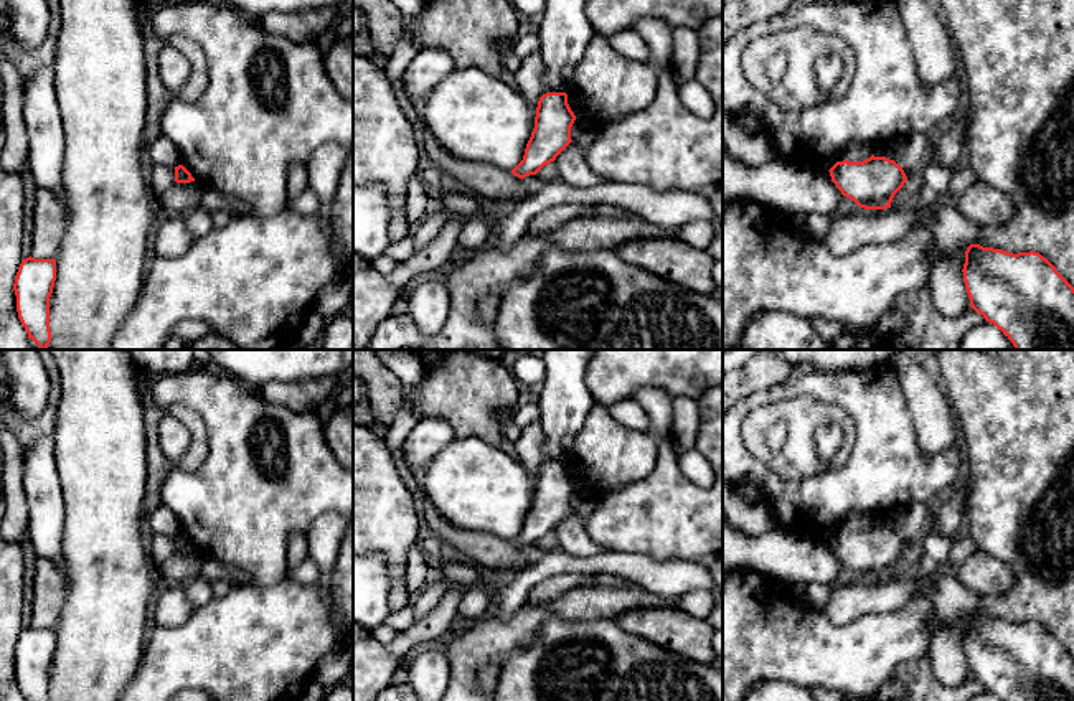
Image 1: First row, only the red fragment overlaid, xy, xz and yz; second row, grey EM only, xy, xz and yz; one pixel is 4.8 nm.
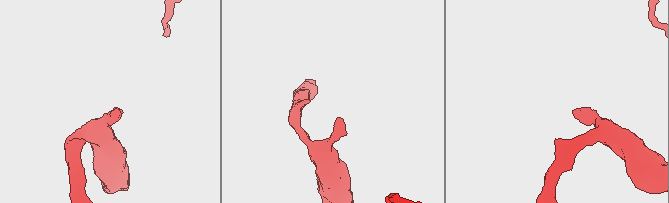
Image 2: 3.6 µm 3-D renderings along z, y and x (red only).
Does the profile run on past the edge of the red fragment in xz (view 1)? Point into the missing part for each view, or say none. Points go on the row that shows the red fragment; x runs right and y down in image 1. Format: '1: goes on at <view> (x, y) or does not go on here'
1: does not go on here

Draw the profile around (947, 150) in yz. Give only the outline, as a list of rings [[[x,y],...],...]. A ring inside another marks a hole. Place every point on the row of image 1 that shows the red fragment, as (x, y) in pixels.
[[[962,111],[952,119],[950,129],[934,145],[932,162],[954,168],[962,152],[967,148],[968,111]]]

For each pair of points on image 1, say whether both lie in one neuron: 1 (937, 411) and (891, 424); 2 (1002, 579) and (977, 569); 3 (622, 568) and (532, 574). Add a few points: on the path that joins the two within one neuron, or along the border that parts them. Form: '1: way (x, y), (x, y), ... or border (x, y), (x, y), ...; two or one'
1: border (898, 381), (911, 414), (916, 442), (927, 454); two
2: way (995, 578), (984, 574); one
3: way (599, 564), (555, 564); one

